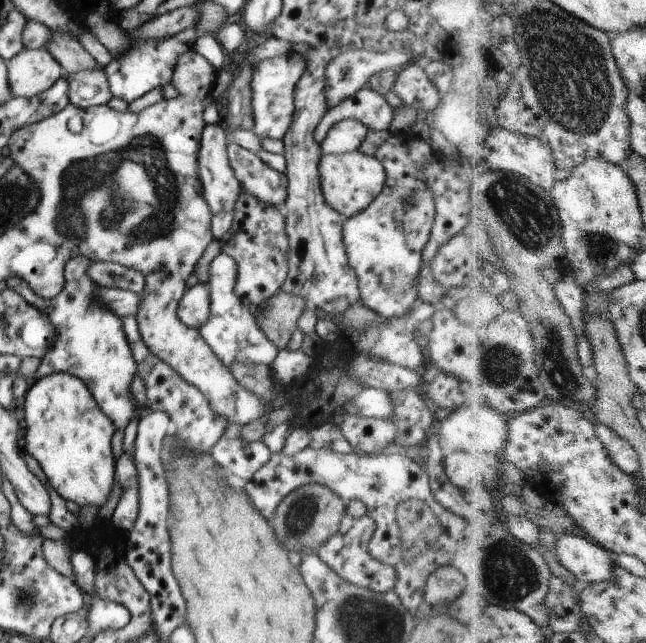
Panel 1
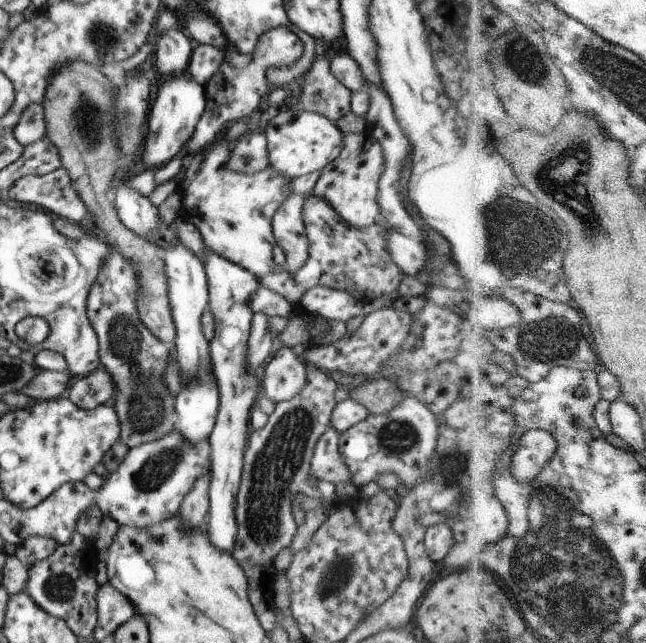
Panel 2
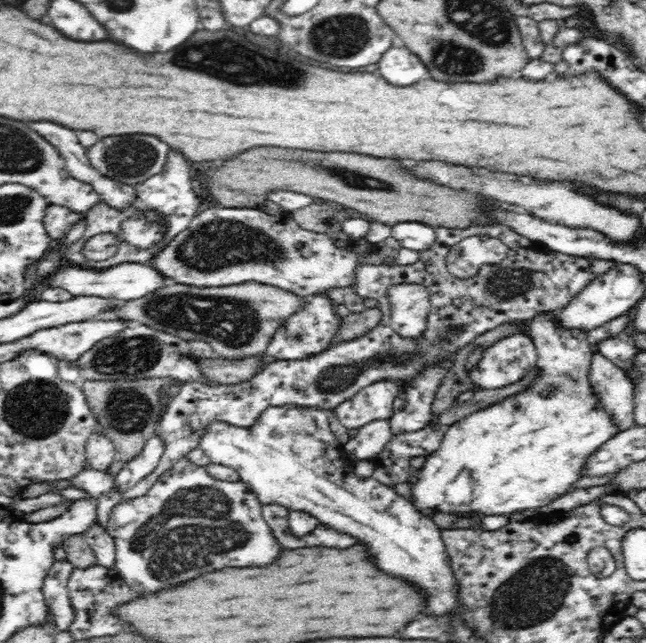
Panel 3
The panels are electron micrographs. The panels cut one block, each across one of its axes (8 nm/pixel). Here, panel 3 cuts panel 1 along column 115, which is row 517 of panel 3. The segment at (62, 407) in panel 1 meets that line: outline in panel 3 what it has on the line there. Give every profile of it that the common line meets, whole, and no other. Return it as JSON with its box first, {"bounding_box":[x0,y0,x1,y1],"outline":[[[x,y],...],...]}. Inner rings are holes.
{"bounding_box":[411,316,618,518],"outline":[[[537,316],[529,320],[529,337],[533,340],[536,347],[537,364],[540,375],[534,379],[534,382],[524,390],[521,394],[509,397],[500,403],[491,405],[486,409],[473,412],[464,418],[460,418],[458,422],[450,424],[448,430],[438,446],[438,450],[426,457],[426,460],[417,473],[417,481],[411,486],[412,499],[411,503],[417,508],[417,511],[428,518],[432,518],[434,512],[444,512],[444,514],[456,514],[460,518],[464,516],[500,516],[510,514],[510,512],[518,512],[518,510],[534,509],[539,511],[543,506],[549,505],[555,498],[566,494],[572,490],[571,486],[583,477],[581,470],[586,464],[586,459],[607,440],[618,434],[617,428],[611,421],[611,416],[604,412],[604,409],[598,403],[598,397],[594,396],[594,392],[590,388],[589,370],[593,352],[587,337],[587,332],[582,330],[567,330],[563,328],[559,322],[555,322],[550,316]]]}

